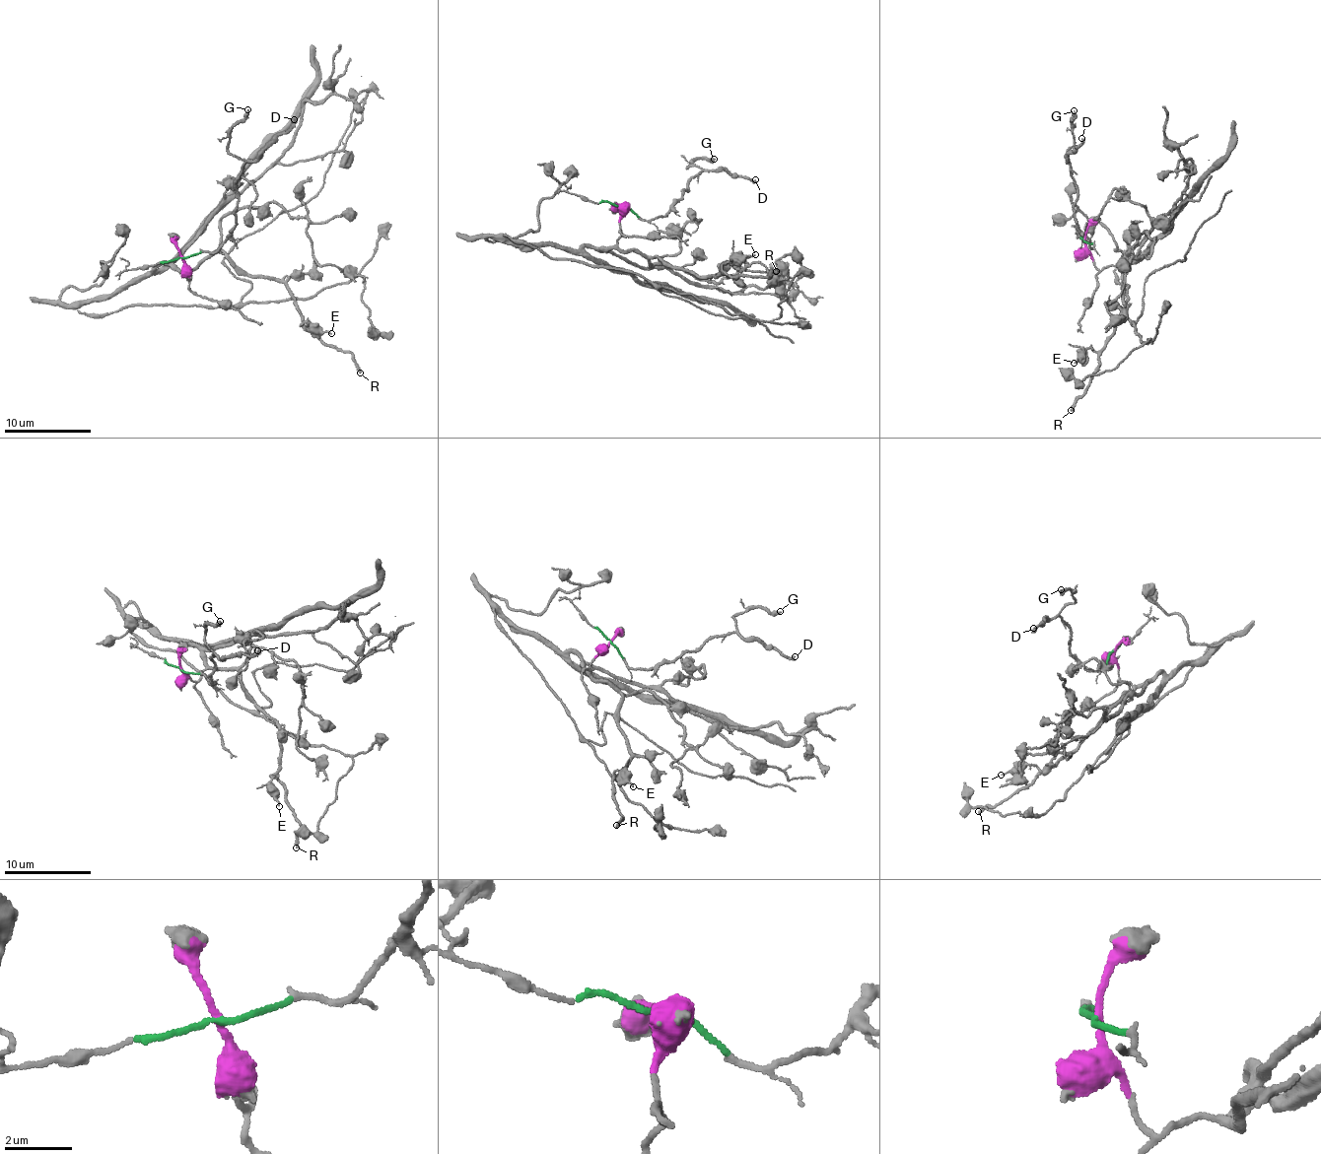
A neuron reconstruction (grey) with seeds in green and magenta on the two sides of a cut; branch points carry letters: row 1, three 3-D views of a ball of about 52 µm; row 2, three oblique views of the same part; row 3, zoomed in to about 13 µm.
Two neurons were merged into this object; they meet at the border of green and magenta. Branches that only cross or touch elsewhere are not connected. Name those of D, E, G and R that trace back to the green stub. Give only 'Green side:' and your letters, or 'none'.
Green side: D, G

